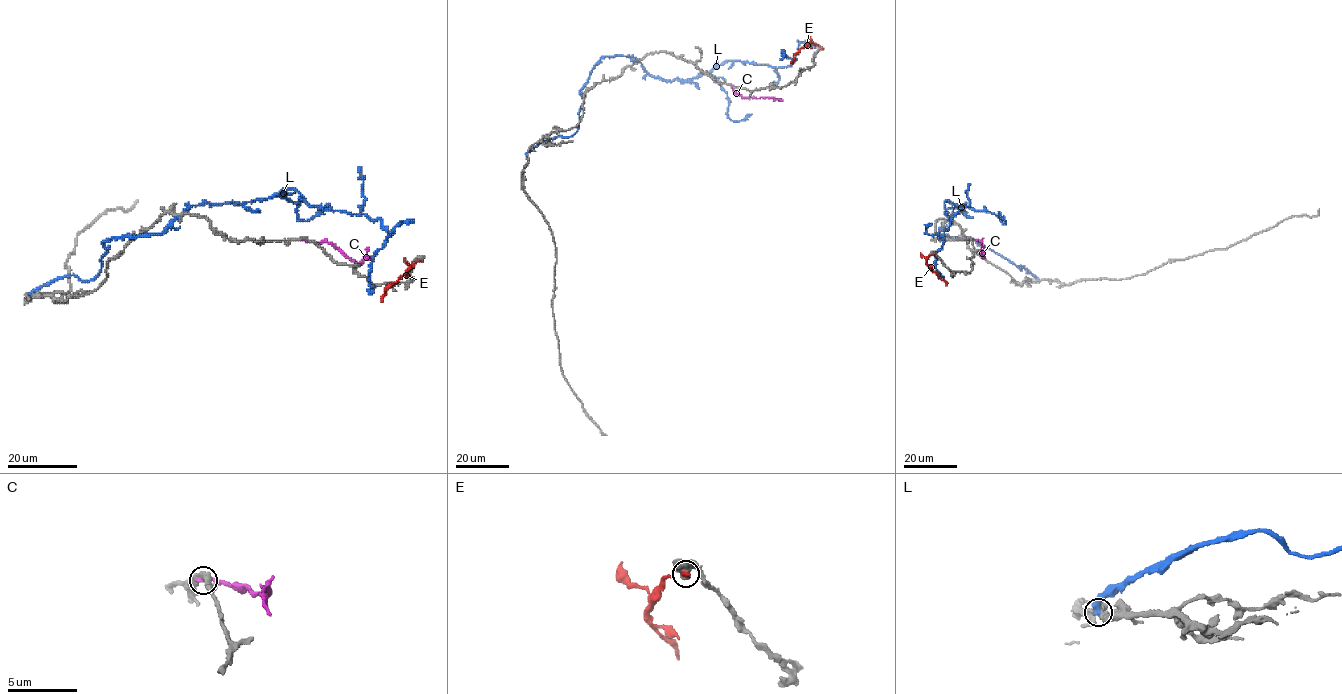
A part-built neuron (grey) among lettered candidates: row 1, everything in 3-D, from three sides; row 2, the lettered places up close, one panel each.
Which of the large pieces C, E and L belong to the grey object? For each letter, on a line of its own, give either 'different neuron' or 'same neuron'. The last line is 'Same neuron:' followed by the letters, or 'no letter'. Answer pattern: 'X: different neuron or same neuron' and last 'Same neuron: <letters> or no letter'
C: different neuron
E: different neuron
L: different neuron
Same neuron: no letter

